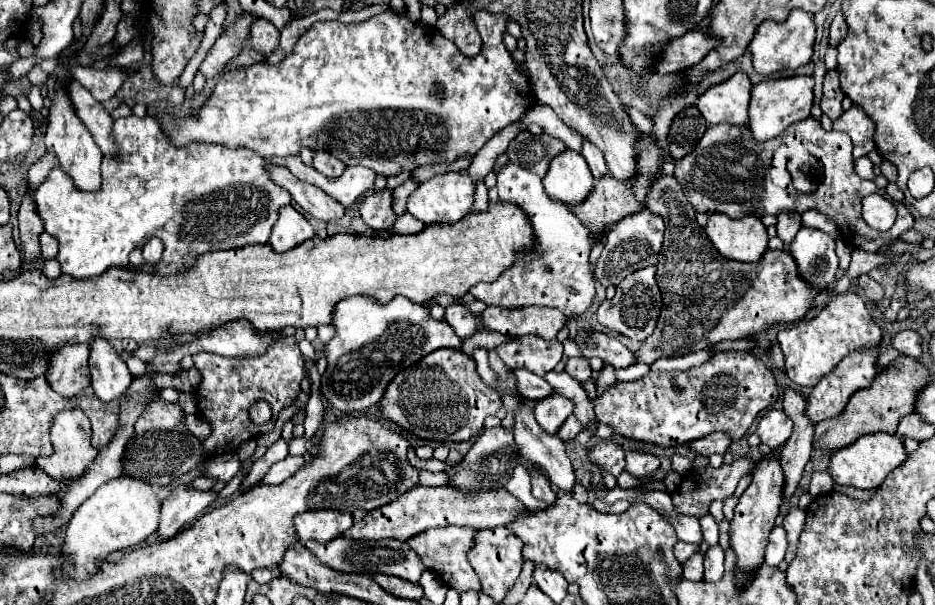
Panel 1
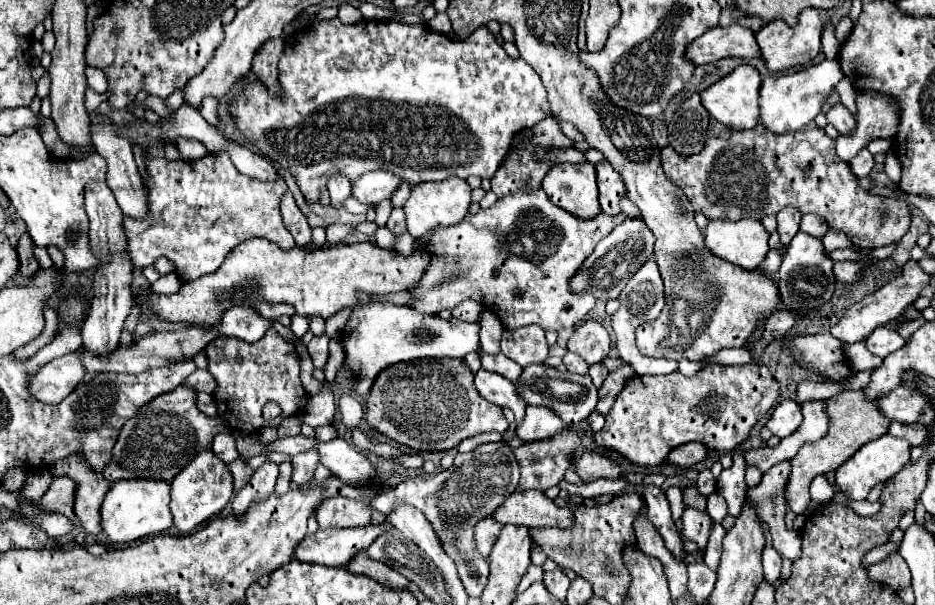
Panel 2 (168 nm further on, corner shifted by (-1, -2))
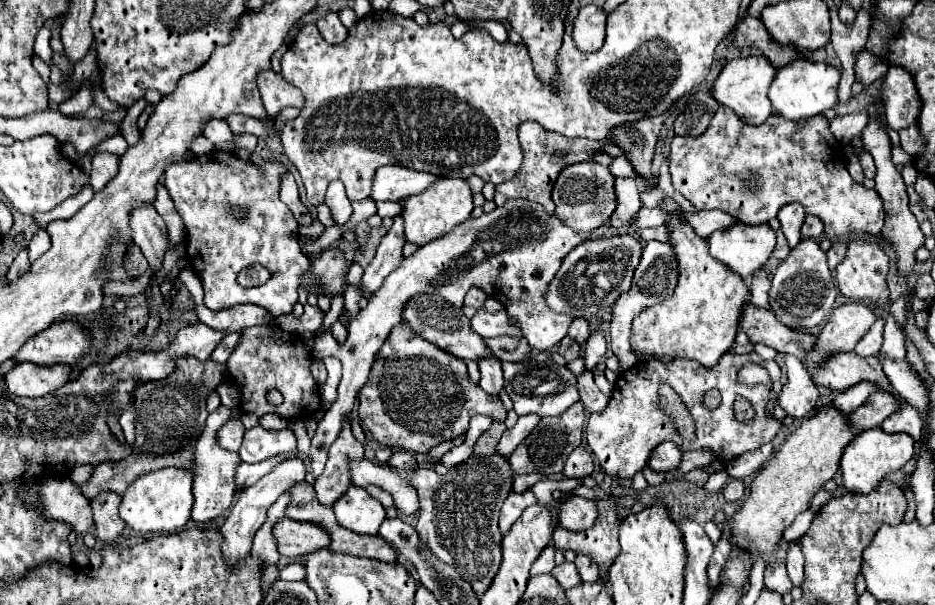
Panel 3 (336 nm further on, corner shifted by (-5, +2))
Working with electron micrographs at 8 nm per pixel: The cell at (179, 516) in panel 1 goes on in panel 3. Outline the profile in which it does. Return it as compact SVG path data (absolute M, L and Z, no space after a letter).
M220 405L214 413L210 413L206 419L206 429L194 449L194 457L192 457L194 465L190 467L190 473L192 473L192 493L194 493L192 519L196 523L206 523L206 521L212 521L212 519L224 515L234 499L234 491L236 491L234 477L236 477L236 469L240 465L240 457L238 457L238 453L222 449L216 441L216 433L230 419L230 413L232 411L224 405Z

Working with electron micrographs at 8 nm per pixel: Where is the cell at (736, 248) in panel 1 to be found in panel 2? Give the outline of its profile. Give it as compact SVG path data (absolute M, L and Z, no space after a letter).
M754 219L708 221L704 229L706 247L716 257L734 263L746 271L758 269L768 253L768 237L764 225Z

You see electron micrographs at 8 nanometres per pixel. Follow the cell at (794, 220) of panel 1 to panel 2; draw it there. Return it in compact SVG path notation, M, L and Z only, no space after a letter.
M786 207L778 213L778 233L784 245L788 245L792 241L792 237L798 233L798 225L800 225L800 211L794 207Z

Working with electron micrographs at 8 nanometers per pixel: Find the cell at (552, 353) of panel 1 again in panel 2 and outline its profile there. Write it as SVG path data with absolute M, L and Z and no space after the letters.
M528 325L522 329L506 329L500 341L502 353L516 361L520 367L530 363L544 363L548 359L548 343L544 331L538 325Z

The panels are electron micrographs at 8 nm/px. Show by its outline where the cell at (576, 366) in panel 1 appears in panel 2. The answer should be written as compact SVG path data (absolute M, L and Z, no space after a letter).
M566 353L564 355L564 363L566 363L566 367L568 367L568 371L574 371L574 373L588 373L588 363L582 359L582 357L578 357L576 353Z

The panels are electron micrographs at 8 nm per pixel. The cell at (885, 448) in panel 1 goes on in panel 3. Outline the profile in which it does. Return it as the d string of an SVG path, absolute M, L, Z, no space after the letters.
M882 427L862 431L848 445L848 449L844 451L842 461L840 461L844 487L850 493L870 493L884 475L902 469L912 459L912 455L914 455L914 439L910 435L906 435L906 433L890 435L890 433L882 431Z

